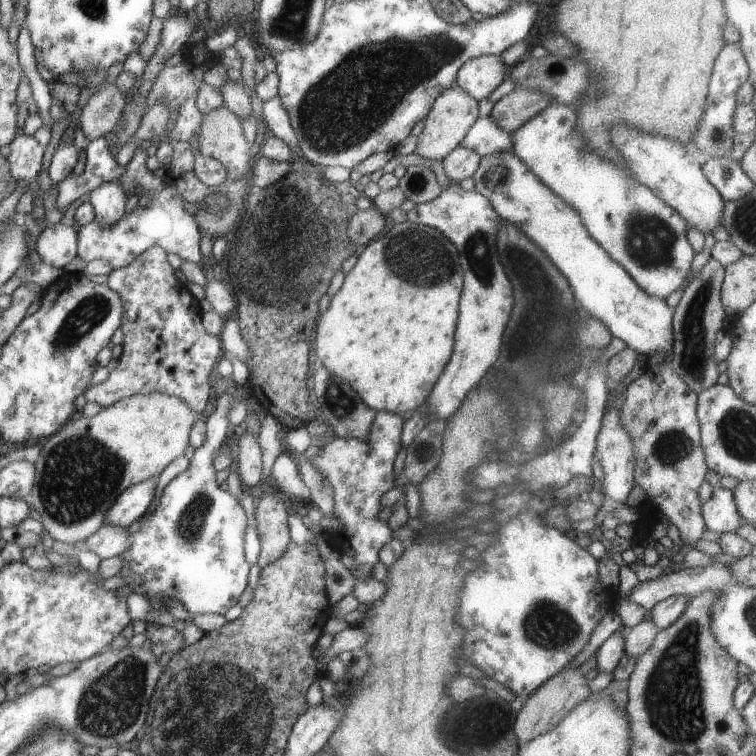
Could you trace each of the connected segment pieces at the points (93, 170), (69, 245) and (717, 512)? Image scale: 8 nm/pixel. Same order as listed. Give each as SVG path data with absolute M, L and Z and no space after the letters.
M103 136L90 140L86 144L86 163L83 172L78 175L67 175L59 184L52 185L57 190L55 208L65 211L66 208L79 196L101 186L103 182L118 179L125 168L115 163Z
M60 221L44 227L35 240L34 250L47 266L61 269L76 255L75 230Z
M715 486L710 498L700 506L704 528L723 534L741 528L744 519L739 516L732 498L732 491Z

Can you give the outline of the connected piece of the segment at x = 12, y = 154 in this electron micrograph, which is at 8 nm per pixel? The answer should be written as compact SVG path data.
M19 132L8 144L10 151L7 156L9 174L13 180L35 180L41 170L41 157L44 146L33 136Z

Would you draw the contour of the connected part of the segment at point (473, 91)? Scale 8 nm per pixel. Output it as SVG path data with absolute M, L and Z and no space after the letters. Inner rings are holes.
M499 54L471 58L463 62L457 71L455 86L479 101L489 96L503 82L505 69Z

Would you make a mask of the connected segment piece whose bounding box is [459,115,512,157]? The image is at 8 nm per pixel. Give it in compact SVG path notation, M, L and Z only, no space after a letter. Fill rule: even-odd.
M487 115L479 117L470 126L459 146L473 149L480 157L493 152L512 150L511 133L500 130Z

